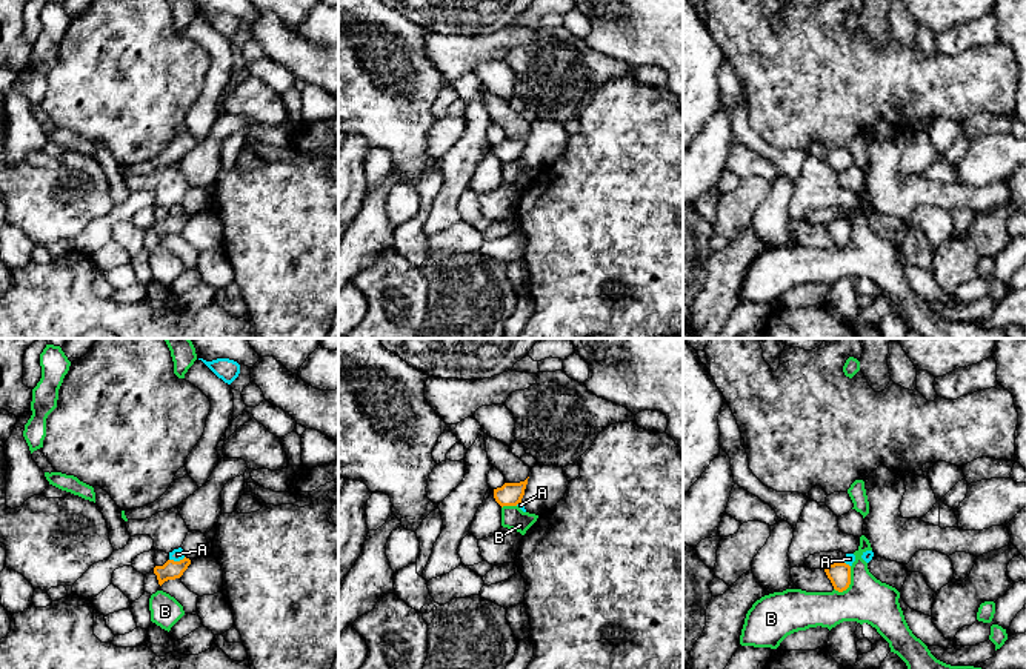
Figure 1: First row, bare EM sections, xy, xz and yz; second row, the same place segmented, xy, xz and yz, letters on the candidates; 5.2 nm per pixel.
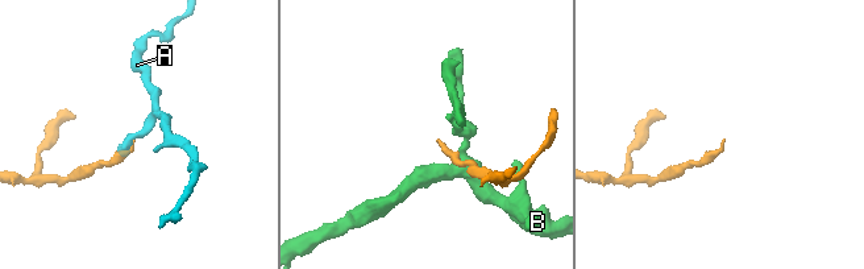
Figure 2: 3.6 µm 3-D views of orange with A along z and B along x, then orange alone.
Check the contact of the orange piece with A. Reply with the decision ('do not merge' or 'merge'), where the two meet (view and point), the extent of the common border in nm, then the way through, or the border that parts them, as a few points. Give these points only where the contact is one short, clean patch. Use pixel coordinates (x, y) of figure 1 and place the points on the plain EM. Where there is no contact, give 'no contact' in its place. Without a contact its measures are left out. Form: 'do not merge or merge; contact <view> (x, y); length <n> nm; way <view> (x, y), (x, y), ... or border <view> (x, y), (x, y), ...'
do not merge; contact xy (177, 217); length 90 nm; border xy (185, 213), (169, 216)

